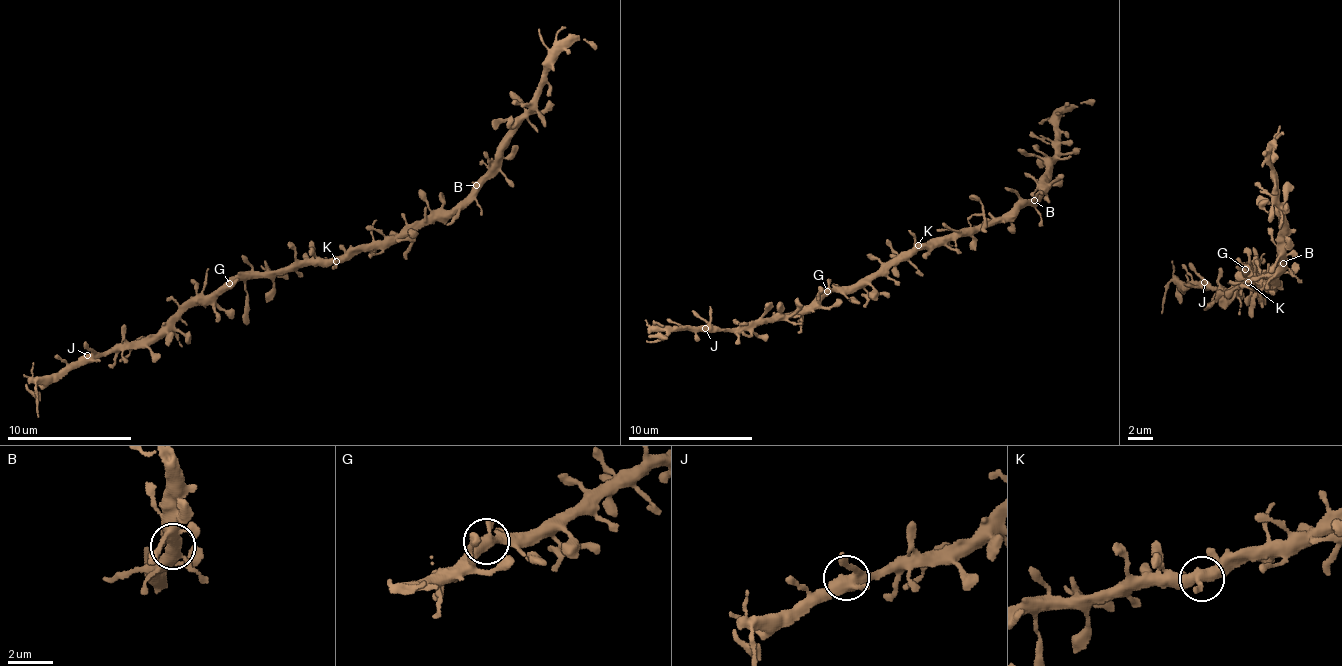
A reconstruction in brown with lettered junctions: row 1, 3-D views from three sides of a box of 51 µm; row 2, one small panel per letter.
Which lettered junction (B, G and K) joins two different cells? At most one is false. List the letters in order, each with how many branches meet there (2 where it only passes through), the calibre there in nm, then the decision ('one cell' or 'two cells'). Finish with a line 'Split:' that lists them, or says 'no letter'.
B: 3 branches meet; 400 nm thick; one cell
G: 3 branches meet; 400 nm thick; one cell
K: 3 branches meet; 380 nm thick; one cell
Split: no letter

